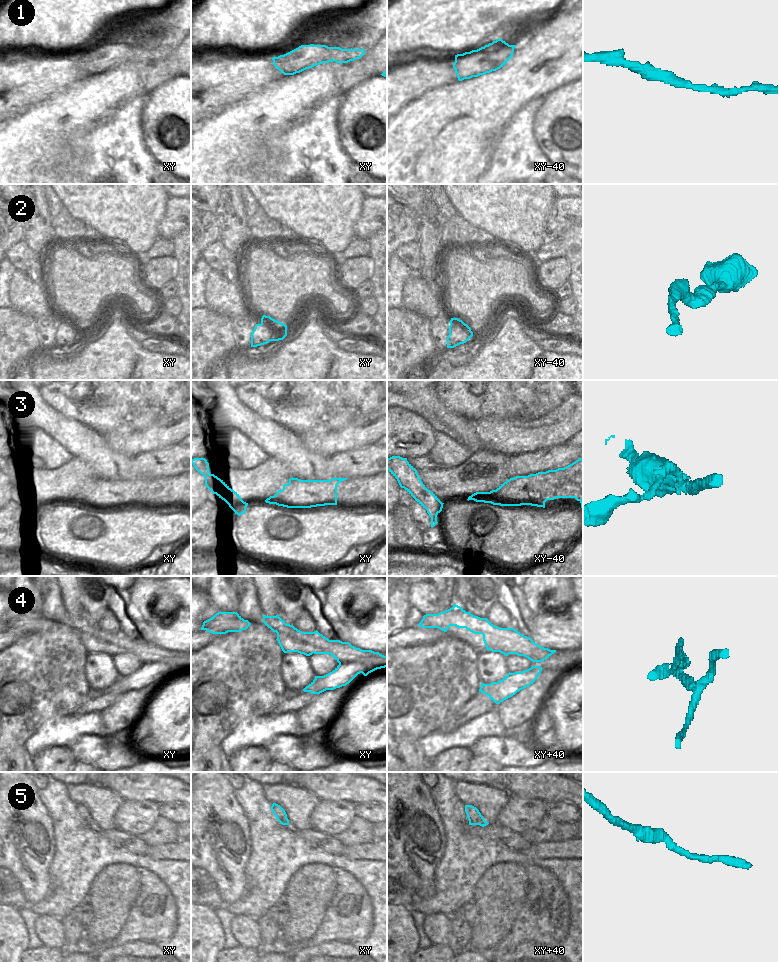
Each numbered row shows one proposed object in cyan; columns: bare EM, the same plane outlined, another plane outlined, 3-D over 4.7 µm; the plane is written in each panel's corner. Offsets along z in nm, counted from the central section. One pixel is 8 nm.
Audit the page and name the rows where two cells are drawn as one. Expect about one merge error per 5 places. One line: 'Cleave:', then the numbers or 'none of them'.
Cleave: 3, 4

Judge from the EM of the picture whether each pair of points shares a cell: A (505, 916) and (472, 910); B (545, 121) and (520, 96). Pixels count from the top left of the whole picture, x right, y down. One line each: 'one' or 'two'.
A: two
B: two

